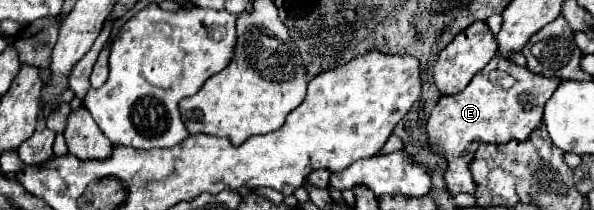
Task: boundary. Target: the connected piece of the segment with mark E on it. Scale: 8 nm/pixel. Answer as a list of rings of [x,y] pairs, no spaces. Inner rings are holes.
[[[494,56],[486,64],[486,68],[480,70],[462,92],[458,92],[456,96],[440,98],[440,102],[432,110],[428,122],[428,134],[431,148],[436,150],[438,144],[438,152],[448,160],[446,184],[450,194],[460,194],[460,192],[474,194],[476,182],[470,172],[470,162],[482,142],[502,144],[514,138],[520,142],[528,140],[528,136],[542,124],[544,104],[552,96],[552,92],[560,86],[560,82],[562,82],[560,78],[546,78],[534,74],[524,66]],[[492,70],[502,70],[510,74],[516,80],[516,84],[512,88],[502,88],[500,84],[490,80]]]

